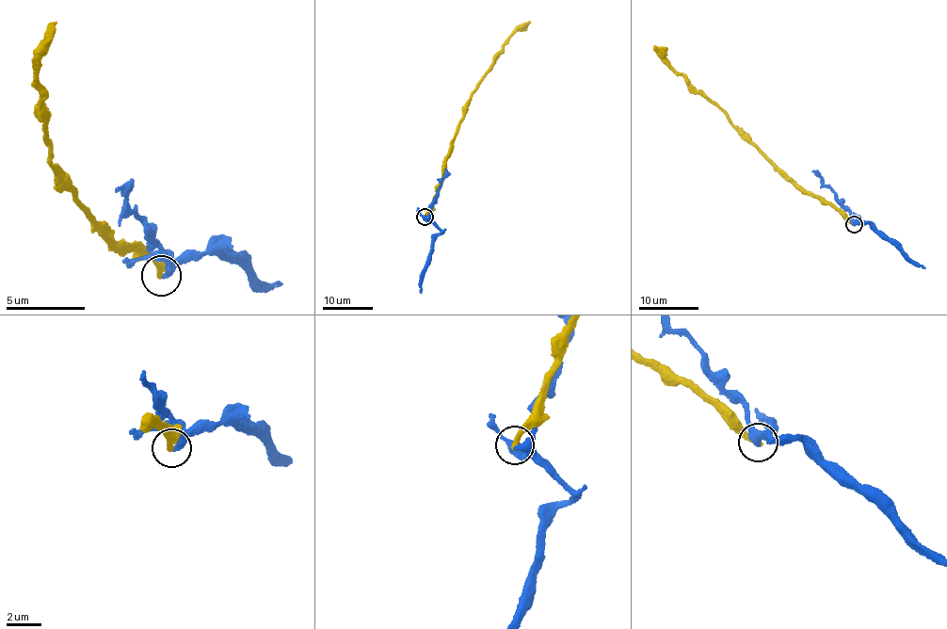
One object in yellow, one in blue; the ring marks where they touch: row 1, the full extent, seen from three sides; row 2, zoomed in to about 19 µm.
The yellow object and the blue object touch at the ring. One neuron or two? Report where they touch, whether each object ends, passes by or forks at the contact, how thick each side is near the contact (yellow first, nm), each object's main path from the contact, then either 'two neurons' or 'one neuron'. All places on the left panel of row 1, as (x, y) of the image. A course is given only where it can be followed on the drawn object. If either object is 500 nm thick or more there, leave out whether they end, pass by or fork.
(161, 276) | yellow ends | blue ends | 280/360 nm | yellow via (162, 275), (142, 249), (112, 250), (53, 173), (32, 84), (41, 40), (54, 27) | blue via (162, 275), (225, 242), (221, 247), (243, 254), (262, 282), (281, 282) | two neurons

